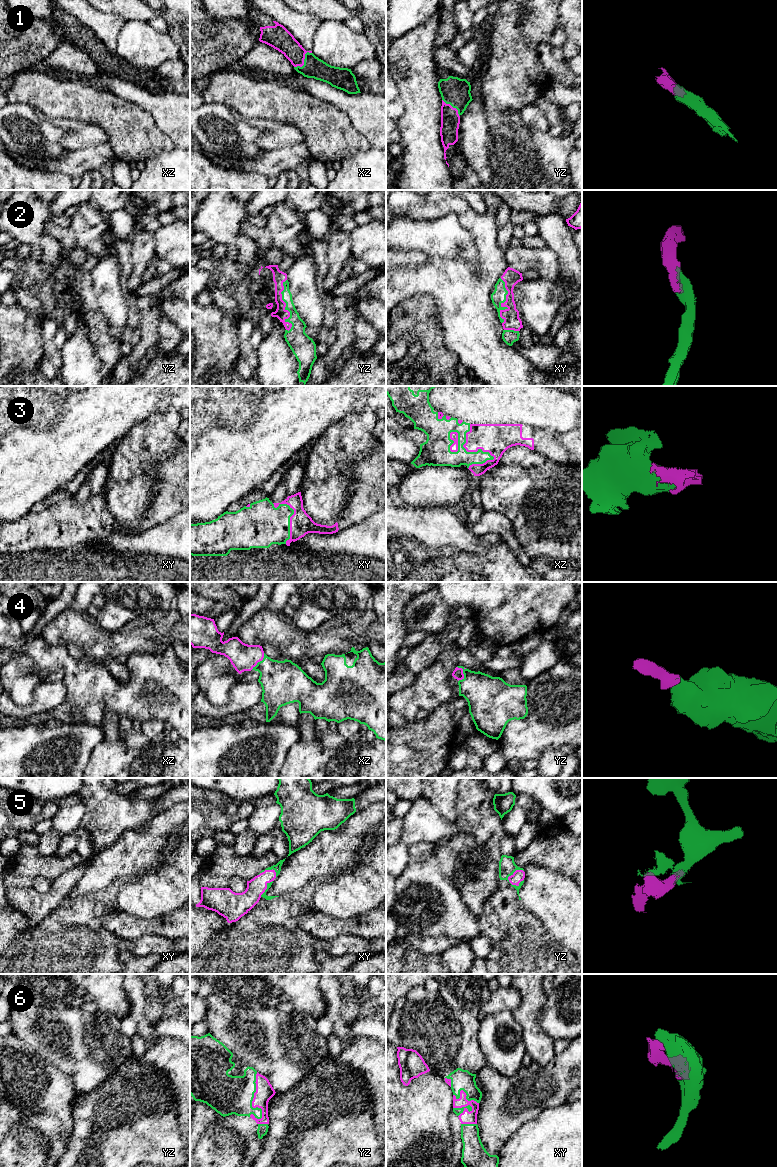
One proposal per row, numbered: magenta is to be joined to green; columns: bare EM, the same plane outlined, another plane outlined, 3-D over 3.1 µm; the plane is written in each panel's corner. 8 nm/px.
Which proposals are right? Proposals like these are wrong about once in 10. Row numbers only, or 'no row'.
1, 2, 3, 4, 5, 6

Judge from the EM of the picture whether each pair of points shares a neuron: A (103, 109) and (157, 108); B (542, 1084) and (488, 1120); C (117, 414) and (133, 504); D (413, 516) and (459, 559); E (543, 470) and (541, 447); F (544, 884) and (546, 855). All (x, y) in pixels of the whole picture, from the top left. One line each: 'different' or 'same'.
A: different
B: same
C: different
D: different
E: different
F: different

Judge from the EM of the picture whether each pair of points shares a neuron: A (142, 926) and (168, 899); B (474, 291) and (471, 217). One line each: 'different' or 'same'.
A: different
B: same

